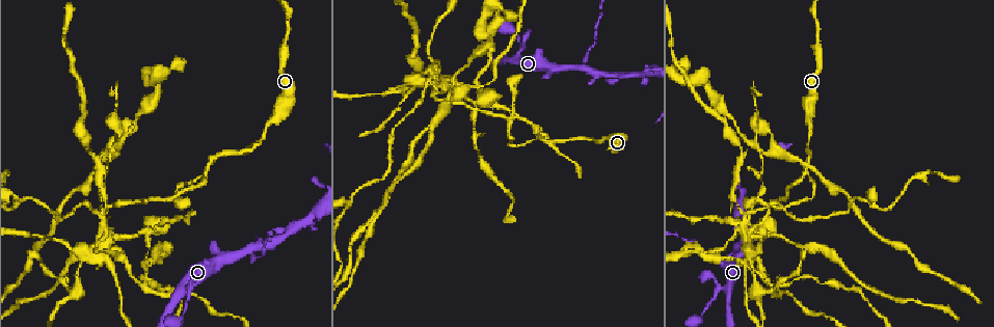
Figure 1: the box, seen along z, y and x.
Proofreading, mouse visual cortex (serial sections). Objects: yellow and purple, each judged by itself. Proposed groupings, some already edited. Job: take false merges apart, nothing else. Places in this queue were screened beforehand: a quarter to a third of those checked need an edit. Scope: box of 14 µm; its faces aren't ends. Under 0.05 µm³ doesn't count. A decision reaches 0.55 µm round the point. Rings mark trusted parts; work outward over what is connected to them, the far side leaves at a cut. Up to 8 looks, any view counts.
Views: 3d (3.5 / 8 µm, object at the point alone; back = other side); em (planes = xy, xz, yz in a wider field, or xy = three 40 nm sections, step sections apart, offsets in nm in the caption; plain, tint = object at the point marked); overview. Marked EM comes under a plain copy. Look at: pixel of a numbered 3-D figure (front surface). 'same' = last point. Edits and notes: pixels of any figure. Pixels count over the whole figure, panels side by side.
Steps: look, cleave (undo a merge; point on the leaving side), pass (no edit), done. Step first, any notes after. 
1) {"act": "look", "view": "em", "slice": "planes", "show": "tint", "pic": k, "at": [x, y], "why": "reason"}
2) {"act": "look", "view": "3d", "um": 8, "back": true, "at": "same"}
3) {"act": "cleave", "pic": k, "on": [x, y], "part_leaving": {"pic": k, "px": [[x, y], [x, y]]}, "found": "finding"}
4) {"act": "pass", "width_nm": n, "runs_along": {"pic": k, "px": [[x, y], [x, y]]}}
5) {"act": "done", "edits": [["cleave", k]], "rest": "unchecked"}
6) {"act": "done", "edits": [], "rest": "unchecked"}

{"act": "look", "view": "3d", "um": 3.5, "pic": 1, "at": [539, 137], "why": "three-way junction"}

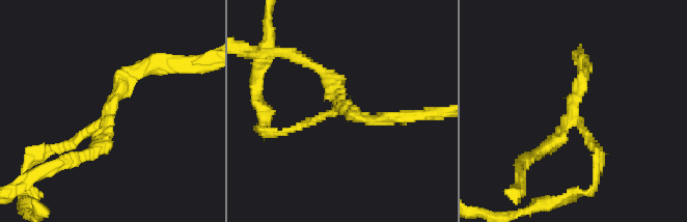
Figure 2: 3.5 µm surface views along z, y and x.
{"act": "look", "view": "em", "slice": "xy", "step": 5, "show": "tint", "pic": 2, "at": [573, 114], "arms": 3, "arm_widths_nm": [150, 150, 200], "why": "need the tissue"}

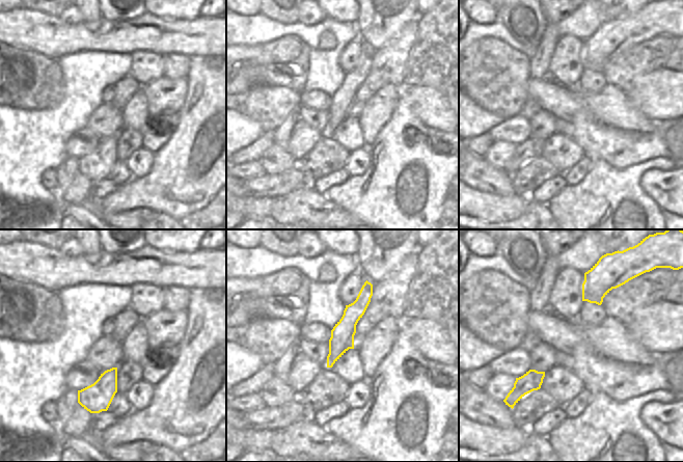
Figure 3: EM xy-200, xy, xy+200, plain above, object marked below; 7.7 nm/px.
{"act": "cleave", "pic": 2, "on": [69, 143], "width_nm": 180, "part_leaving": {"pic": 2, "px": [[99, 122], [67, 144], [38, 150], [26, 167]]}, "found": "two cells meet here"}

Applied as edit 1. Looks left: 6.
{"act": "look", "view": "3d", "um": 3.5, "pic": 1, "at": [443, 80], "why": "sharp bend"}

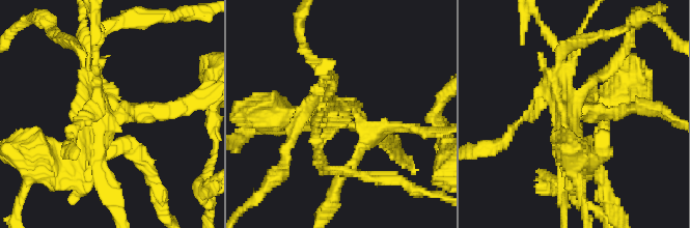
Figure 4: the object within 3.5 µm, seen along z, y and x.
{"act": "look", "view": "em", "slice": "planes", "show": "tint", "pic": 4, "at": [578, 99], "why": "shape alone is not enough"}

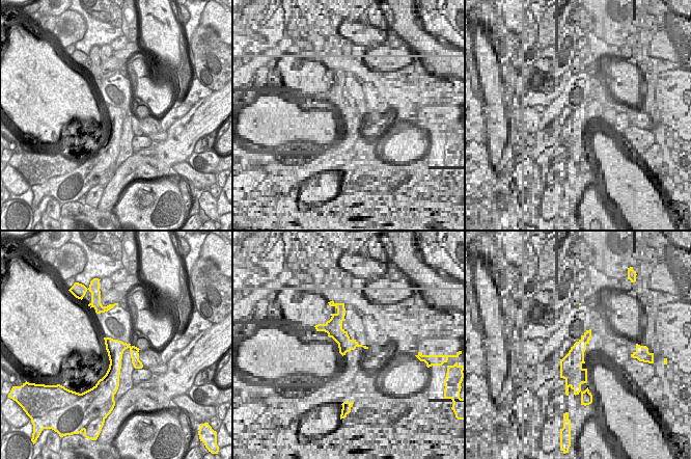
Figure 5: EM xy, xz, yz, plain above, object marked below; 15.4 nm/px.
{"act": "cleave", "pic": 4, "on": [321, 98], "part_leaving": {"pic": 4, "px": [[567, 88], [574, 44], [585, 25]]}, "found": "a second cell is stuck on"}

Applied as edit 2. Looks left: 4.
{"act": "look", "view": "overview", "why": "see it whole again"}

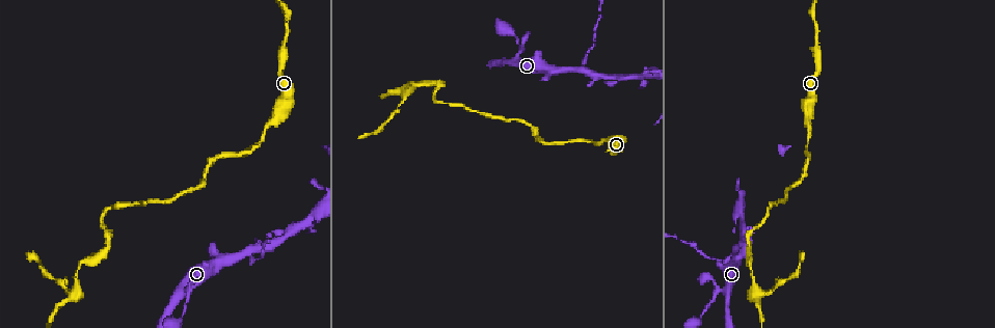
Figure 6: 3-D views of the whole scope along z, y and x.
{"act": "look", "view": "3d", "um": 3.5, "pic": 6, "at": [771, 291]}

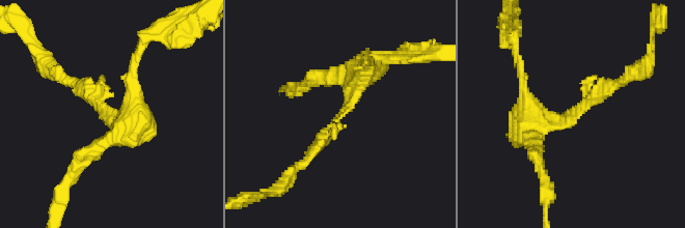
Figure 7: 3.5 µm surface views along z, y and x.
{"act": "look", "view": "em", "slice": "xy", "step": 5, "show": "tint", "pic": 7, "at": [103, 114], "arm_widths_nm": [200, 250], "why": "need the tissue"}

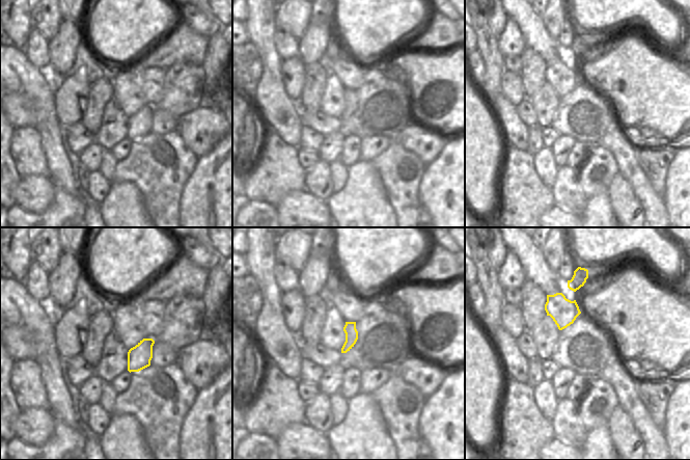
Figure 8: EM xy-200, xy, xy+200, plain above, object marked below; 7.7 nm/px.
{"act": "pass", "runs_along": {"pic": 7, "px": [[363, 70], [351, 105], [300, 166]]}, "found": "one cell here"}

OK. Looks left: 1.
{"act": "done", "edits": [["cleave", 2], ["cleave", 4]], "rest": "unchecked"}

